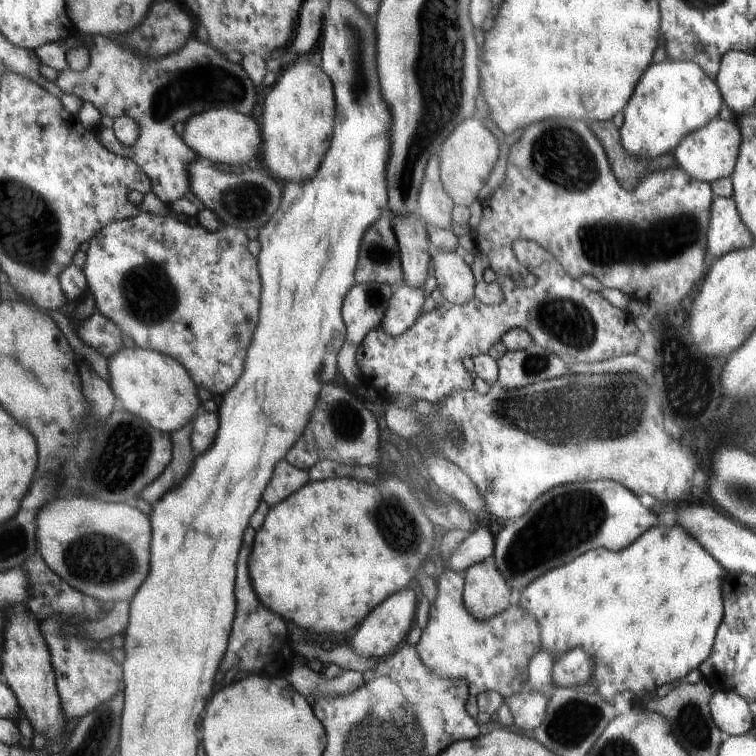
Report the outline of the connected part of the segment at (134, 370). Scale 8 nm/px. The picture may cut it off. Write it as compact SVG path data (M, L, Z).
M124 346L109 361L111 385L118 406L132 414L140 415L158 430L167 433L177 431L189 422L196 408L200 408L193 377L170 355L138 346Z

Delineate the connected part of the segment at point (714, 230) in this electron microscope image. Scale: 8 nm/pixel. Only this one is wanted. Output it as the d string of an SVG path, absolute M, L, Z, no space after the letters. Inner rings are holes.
M718 196L718 202L714 202L714 210L710 213L709 231L708 253L715 260L734 250L746 250L754 244L750 230L742 224L742 216L738 214L733 197Z

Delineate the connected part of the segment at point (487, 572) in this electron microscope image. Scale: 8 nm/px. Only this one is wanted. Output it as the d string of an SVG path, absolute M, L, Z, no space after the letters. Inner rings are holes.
M478 563L464 571L464 603L478 621L490 621L509 608L512 591L496 566Z

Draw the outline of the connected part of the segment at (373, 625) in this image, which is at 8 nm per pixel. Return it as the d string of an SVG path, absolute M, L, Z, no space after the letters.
M406 587L401 593L394 593L392 597L386 601L382 601L382 606L378 606L378 610L374 610L374 614L370 614L357 632L349 638L347 644L358 656L362 658L373 658L374 656L384 656L390 650L396 650L398 644L406 638L412 620L414 620L414 612L416 612L416 592L412 587Z

